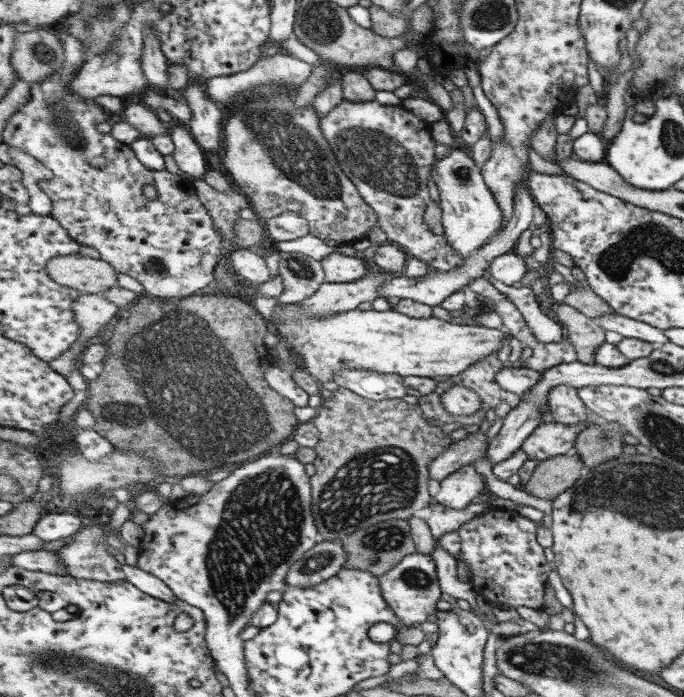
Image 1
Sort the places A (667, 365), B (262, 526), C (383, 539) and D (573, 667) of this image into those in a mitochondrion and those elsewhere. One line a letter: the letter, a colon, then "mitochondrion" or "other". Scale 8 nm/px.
A: mitochondrion
B: mitochondrion
C: mitochondrion
D: mitochondrion

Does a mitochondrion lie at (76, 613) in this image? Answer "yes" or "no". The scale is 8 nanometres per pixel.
no

